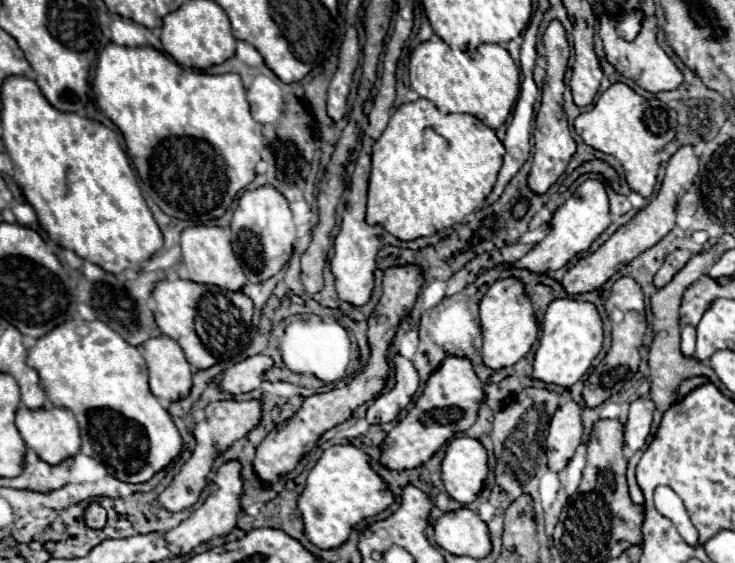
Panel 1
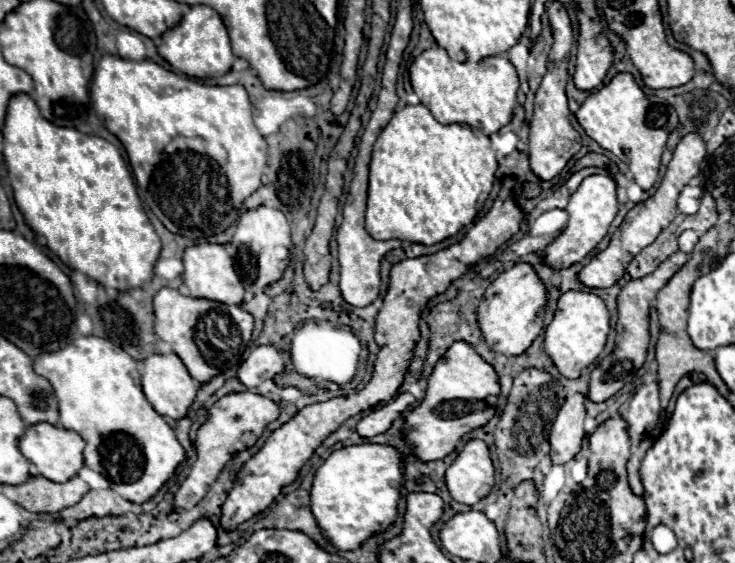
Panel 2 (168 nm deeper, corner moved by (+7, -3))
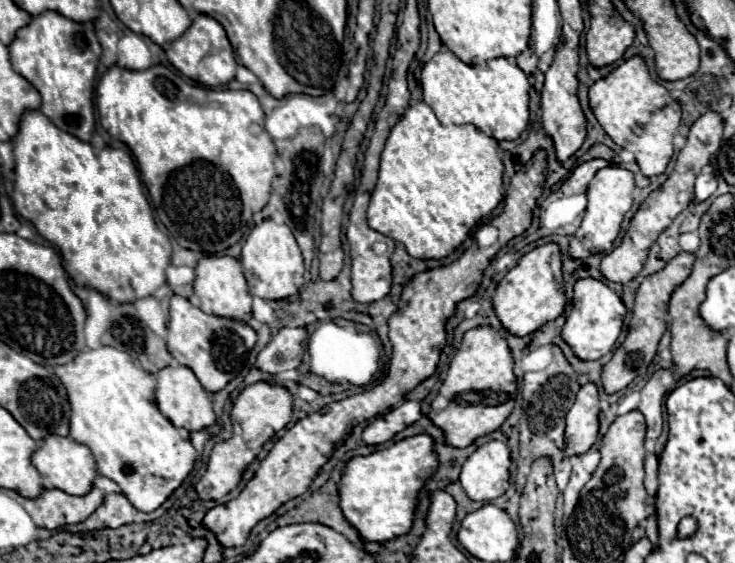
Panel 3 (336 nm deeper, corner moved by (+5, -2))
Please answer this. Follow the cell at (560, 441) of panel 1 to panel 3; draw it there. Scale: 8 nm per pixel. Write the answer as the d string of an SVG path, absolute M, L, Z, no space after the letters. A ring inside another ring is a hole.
M586 383L580 387L572 409L566 415L566 455L586 453L598 435L598 387Z

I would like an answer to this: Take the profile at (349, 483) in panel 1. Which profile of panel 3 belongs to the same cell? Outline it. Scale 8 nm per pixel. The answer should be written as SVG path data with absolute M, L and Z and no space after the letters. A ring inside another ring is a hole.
M416 435L402 439L390 447L378 449L370 455L352 457L338 481L338 507L344 519L358 531L364 541L388 541L410 531L416 493L422 489L424 481L432 477L438 467L436 453L432 449L432 437Z

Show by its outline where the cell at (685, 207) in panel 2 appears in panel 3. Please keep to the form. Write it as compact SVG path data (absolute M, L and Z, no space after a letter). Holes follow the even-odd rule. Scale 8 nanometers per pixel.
M702 173L696 177L694 185L694 203L706 201L716 191L716 177L712 173Z

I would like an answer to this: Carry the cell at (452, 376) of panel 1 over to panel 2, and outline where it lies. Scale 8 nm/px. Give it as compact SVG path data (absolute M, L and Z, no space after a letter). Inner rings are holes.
M454 342L436 362L428 380L426 398L410 412L404 422L406 438L414 444L416 456L422 462L440 460L454 452L464 434L486 426L496 414L500 396L500 380L496 370L474 350L470 342Z

